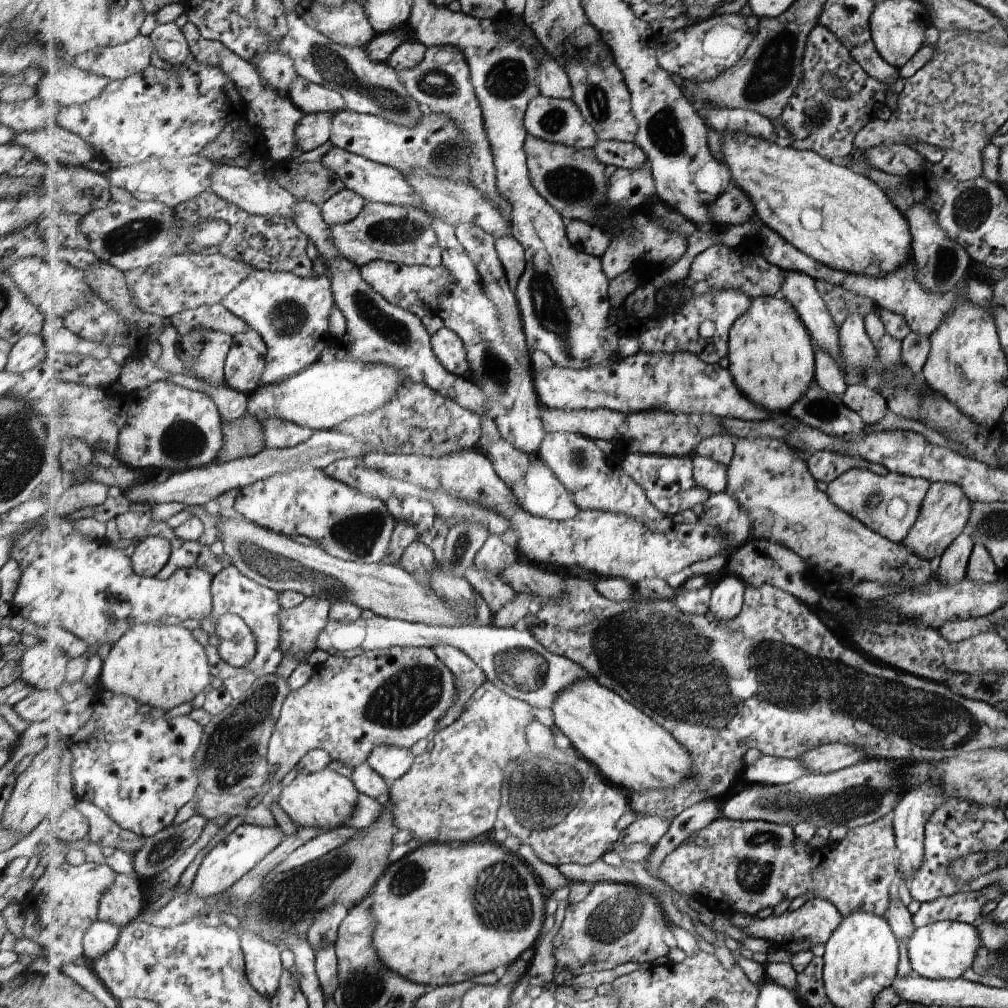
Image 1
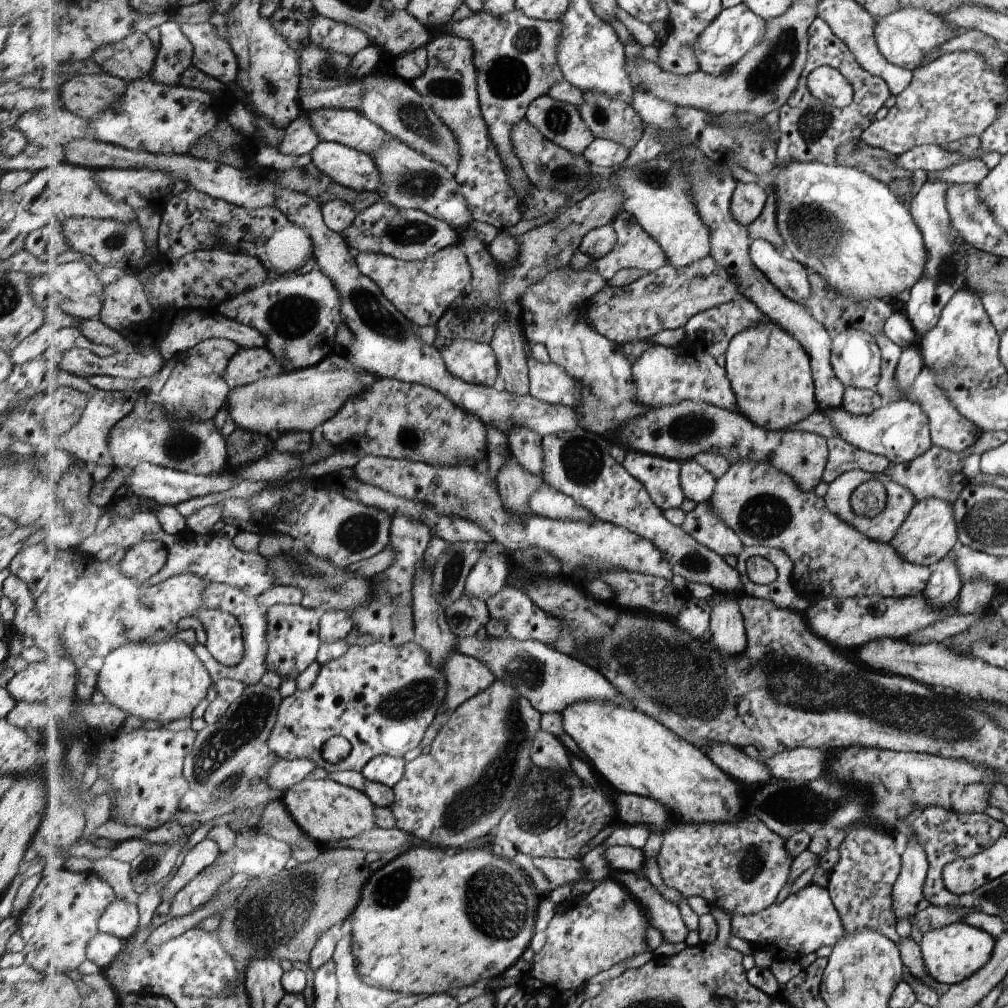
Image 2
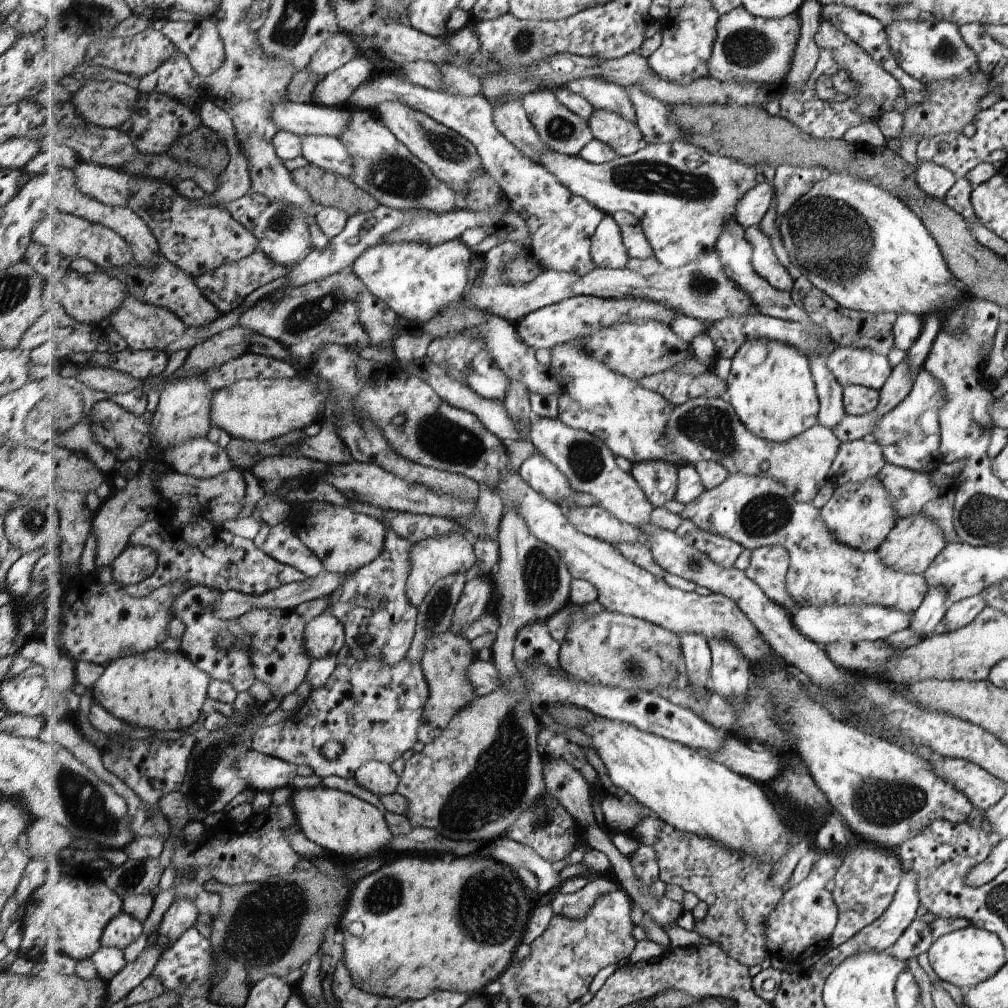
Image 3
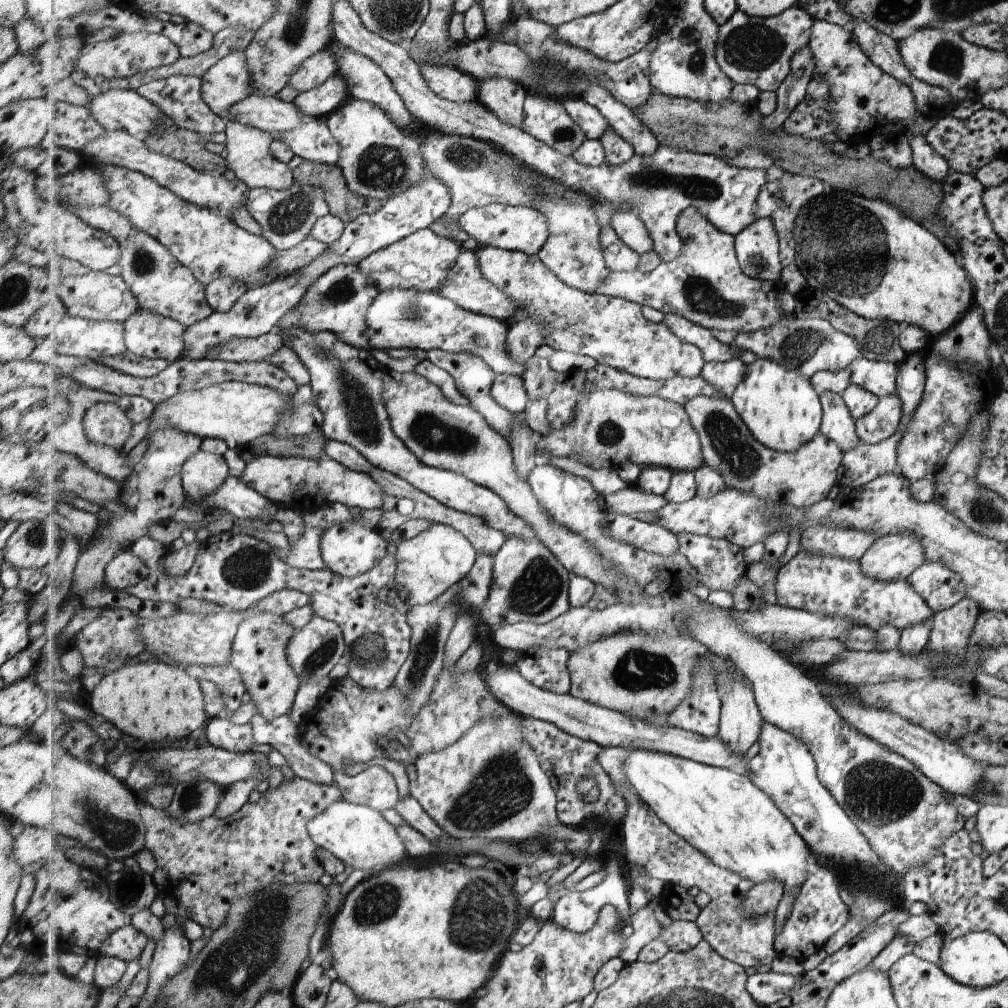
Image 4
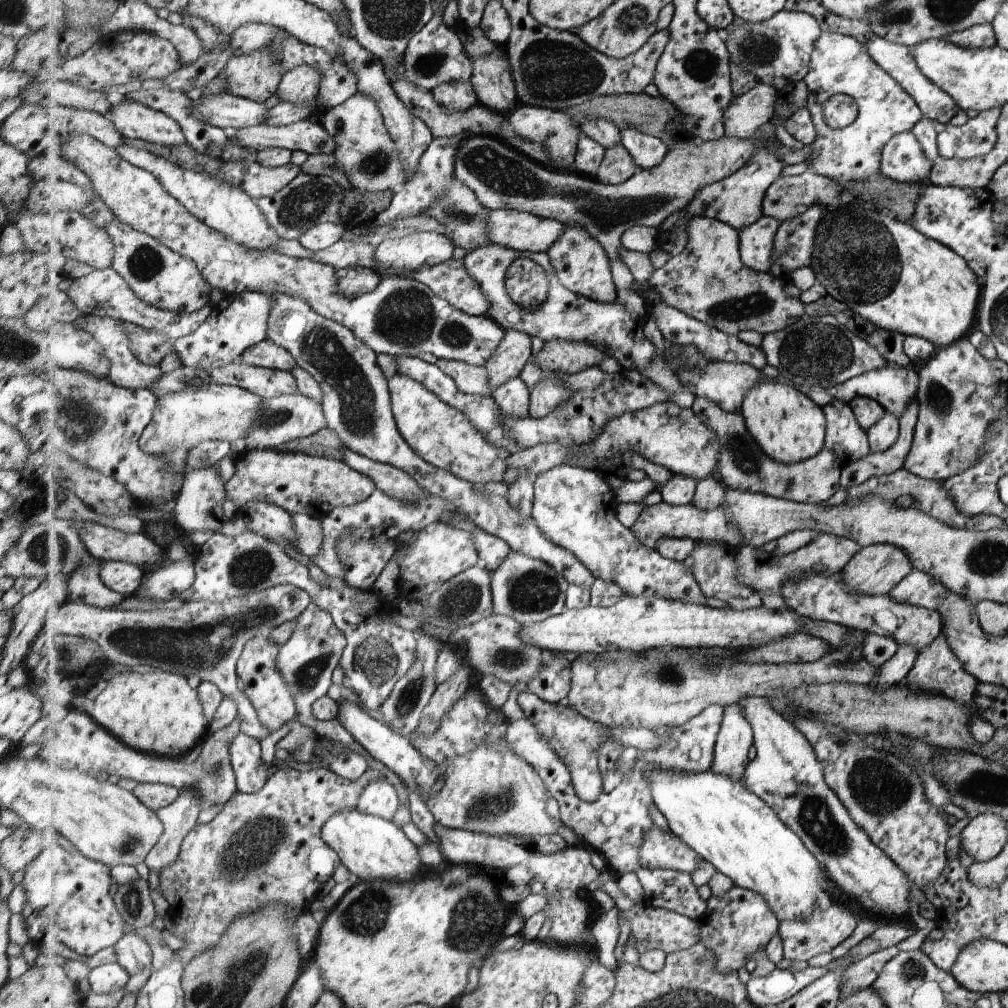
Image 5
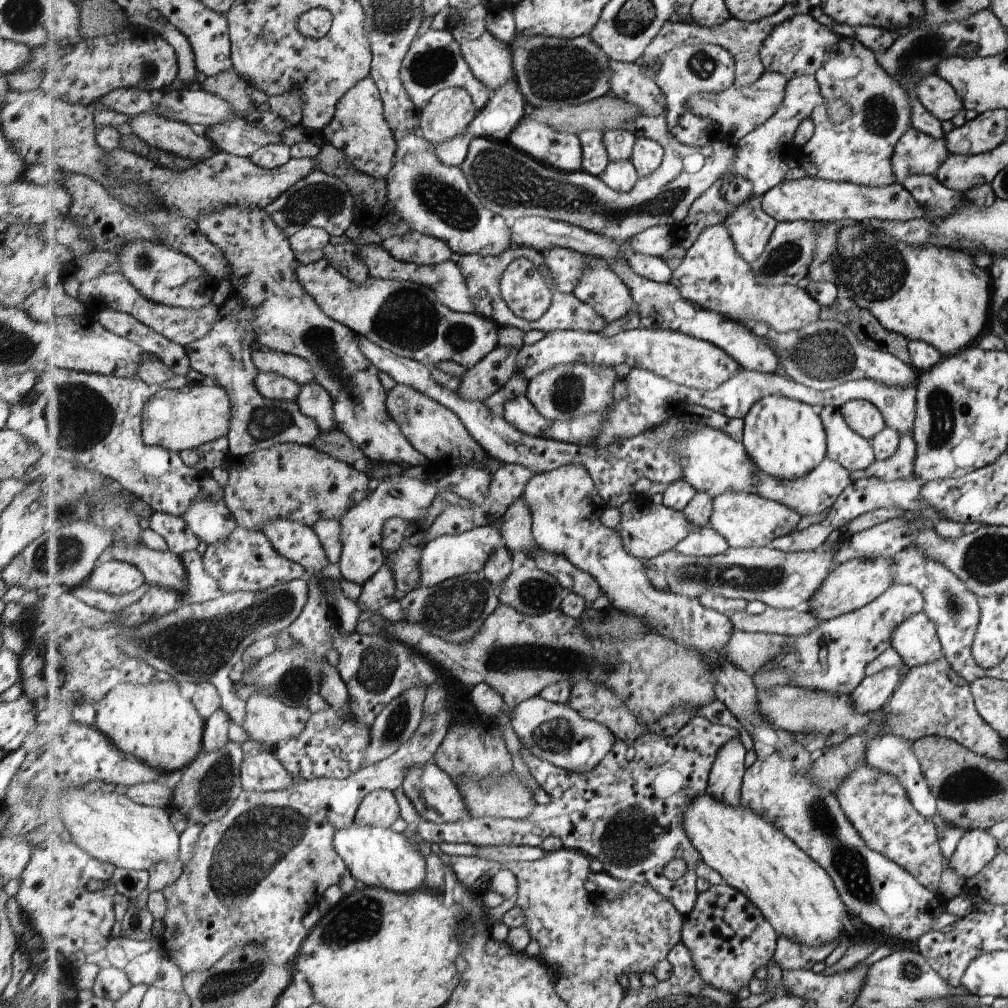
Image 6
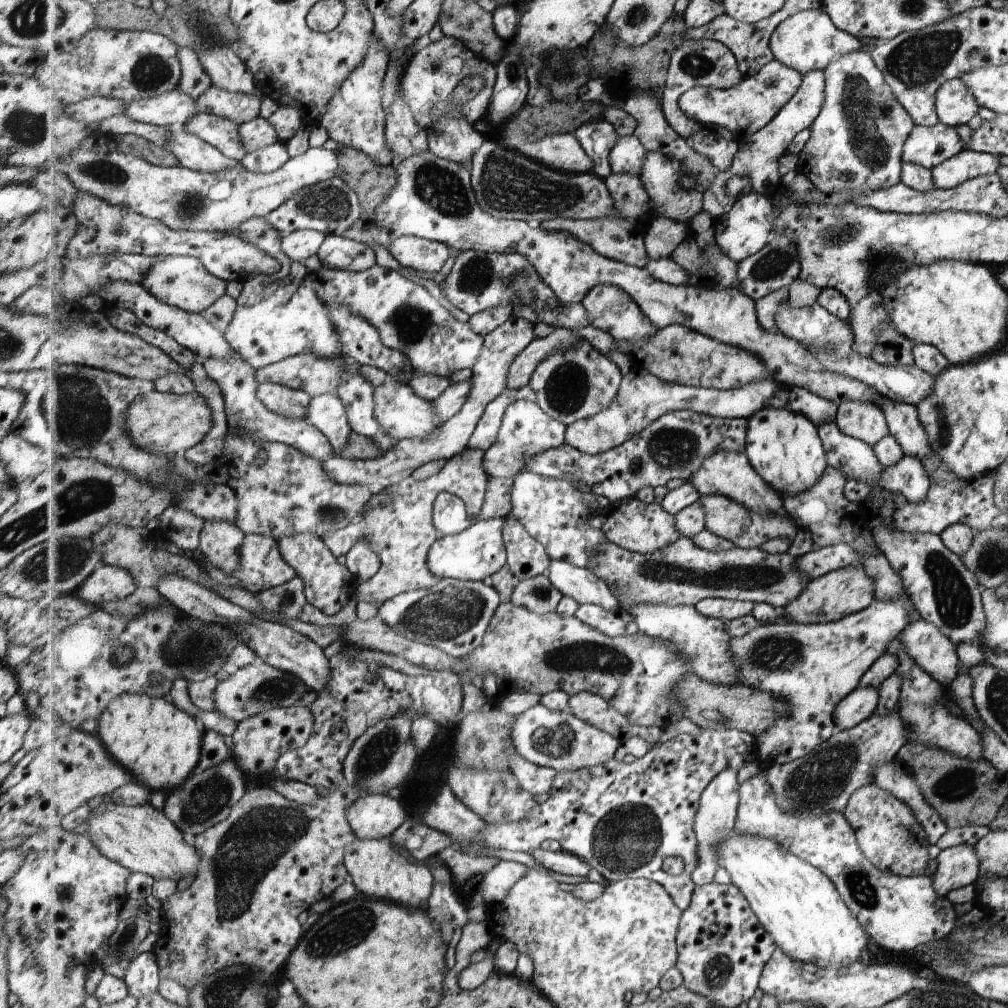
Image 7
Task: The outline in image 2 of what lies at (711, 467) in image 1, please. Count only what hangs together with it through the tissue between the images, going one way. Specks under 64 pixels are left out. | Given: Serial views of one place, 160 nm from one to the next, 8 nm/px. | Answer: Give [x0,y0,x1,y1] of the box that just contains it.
[681,459,718,505]

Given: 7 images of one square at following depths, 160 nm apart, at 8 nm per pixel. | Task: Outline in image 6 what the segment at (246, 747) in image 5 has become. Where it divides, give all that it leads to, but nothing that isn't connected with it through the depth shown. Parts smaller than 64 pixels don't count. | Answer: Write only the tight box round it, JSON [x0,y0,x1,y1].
[241,750,295,792]

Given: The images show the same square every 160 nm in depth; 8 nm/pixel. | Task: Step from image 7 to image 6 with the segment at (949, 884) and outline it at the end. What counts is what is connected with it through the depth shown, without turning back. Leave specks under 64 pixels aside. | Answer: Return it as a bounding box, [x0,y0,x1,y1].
[948,829,997,878]

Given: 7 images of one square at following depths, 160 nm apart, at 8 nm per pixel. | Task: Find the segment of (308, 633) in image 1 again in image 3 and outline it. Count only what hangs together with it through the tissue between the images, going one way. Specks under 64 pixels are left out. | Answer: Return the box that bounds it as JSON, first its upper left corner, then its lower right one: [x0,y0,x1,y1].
[236,608,312,698]

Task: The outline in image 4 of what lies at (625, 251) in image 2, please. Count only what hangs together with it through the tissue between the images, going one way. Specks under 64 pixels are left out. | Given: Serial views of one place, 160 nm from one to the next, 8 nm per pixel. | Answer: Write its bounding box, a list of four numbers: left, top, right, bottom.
[612,211,654,255]

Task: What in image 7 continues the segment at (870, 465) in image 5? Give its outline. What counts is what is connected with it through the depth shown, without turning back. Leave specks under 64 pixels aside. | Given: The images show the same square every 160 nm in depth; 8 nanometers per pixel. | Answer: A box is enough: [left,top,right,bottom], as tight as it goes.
[880,455,931,504]

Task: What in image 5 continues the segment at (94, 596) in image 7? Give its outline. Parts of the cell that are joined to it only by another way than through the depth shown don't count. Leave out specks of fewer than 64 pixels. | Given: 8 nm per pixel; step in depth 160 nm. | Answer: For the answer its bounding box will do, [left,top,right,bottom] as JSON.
[101,561,147,598]

